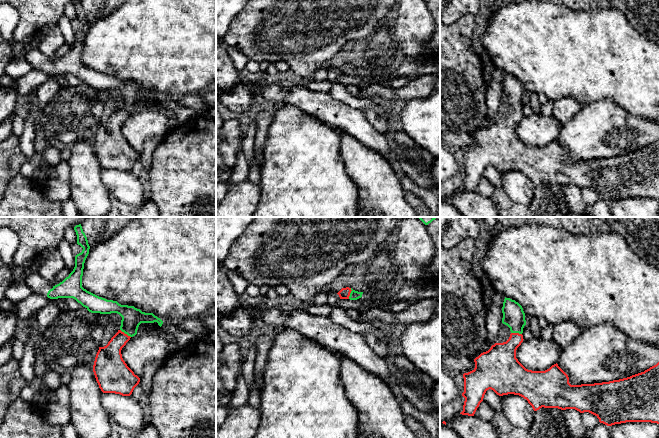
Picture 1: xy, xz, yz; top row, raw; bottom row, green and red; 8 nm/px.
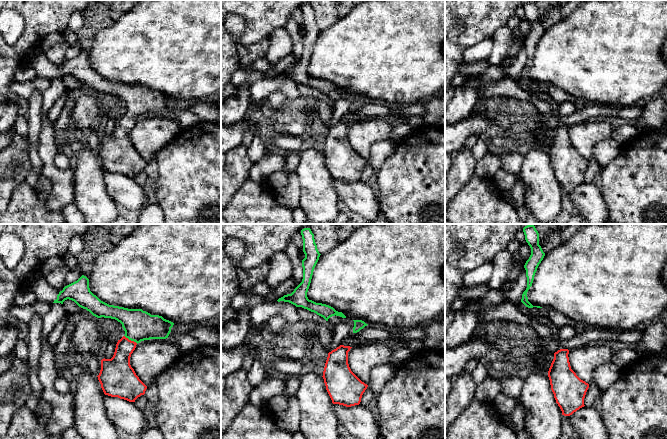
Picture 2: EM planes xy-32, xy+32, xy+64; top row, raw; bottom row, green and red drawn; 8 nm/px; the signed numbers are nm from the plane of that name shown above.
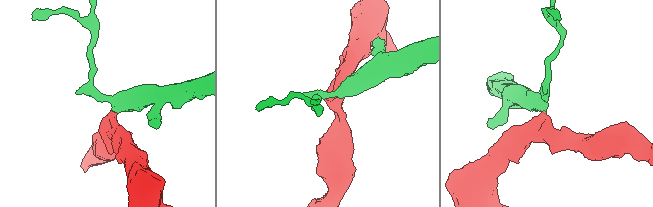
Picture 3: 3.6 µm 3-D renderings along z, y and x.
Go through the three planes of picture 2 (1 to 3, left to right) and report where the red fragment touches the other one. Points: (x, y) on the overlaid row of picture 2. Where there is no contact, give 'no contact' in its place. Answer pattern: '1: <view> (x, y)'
1: xy-32 (131, 340)
2: no contact
3: no contact

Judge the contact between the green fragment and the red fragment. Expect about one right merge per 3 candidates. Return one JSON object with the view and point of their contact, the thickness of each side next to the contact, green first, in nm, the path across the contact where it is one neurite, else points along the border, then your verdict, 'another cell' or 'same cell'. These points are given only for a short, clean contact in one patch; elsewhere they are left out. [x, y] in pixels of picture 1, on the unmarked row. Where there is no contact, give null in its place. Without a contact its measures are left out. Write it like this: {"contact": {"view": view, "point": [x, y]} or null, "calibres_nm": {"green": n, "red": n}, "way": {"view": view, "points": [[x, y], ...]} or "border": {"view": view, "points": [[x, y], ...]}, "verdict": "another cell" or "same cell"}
{"contact": {"view": "xy", "point": [125, 109]}, "calibres_nm": {"green": 160, "red": 220}, "way": {"view": "xy", "points": [[132, 93], [125, 109], [114, 122], [108, 135]]}, "verdict": "same cell"}

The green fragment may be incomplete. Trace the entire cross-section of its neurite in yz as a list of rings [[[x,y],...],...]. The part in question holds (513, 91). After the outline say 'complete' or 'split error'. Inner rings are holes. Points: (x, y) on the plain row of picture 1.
[[[506,73],[503,78],[502,89],[502,99],[510,104],[510,113],[506,118],[495,119],[488,127],[481,129],[474,135],[475,144],[463,150],[464,168],[462,172],[465,174],[465,177],[463,187],[460,190],[474,192],[477,184],[483,177],[486,167],[491,165],[499,172],[514,170],[523,173],[532,182],[534,187],[542,183],[558,184],[561,186],[575,185],[580,189],[589,188],[595,191],[600,199],[607,202],[626,198],[651,198],[659,200],[659,138],[644,148],[627,154],[602,159],[571,161],[568,151],[557,139],[545,147],[532,147],[526,145],[518,137],[516,126],[524,116],[522,109],[526,101],[525,89],[518,78]]] | split error

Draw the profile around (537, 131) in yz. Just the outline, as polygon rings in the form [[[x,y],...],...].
[[[532,114],[523,116],[516,126],[516,134],[528,146],[545,147],[560,135],[560,122],[553,116]]]

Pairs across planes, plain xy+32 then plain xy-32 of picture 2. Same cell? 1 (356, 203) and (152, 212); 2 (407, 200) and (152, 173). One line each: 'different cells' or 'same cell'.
1: different cells
2: different cells

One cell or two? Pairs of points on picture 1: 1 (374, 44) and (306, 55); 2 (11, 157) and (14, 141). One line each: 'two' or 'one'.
1: two
2: one

